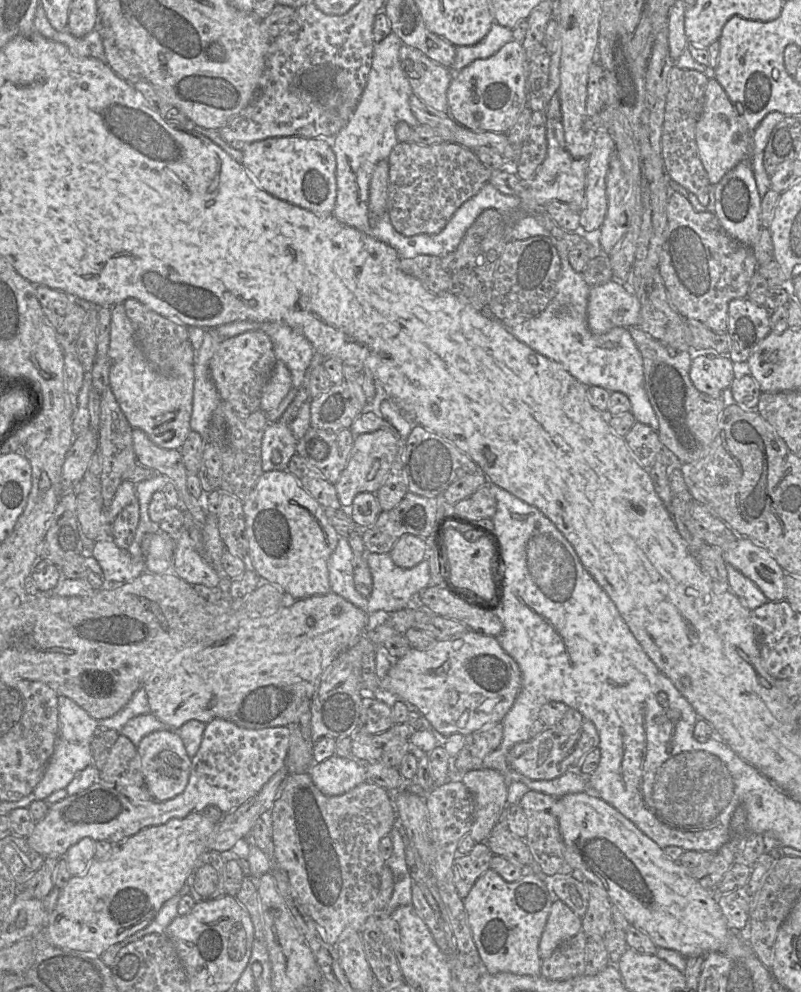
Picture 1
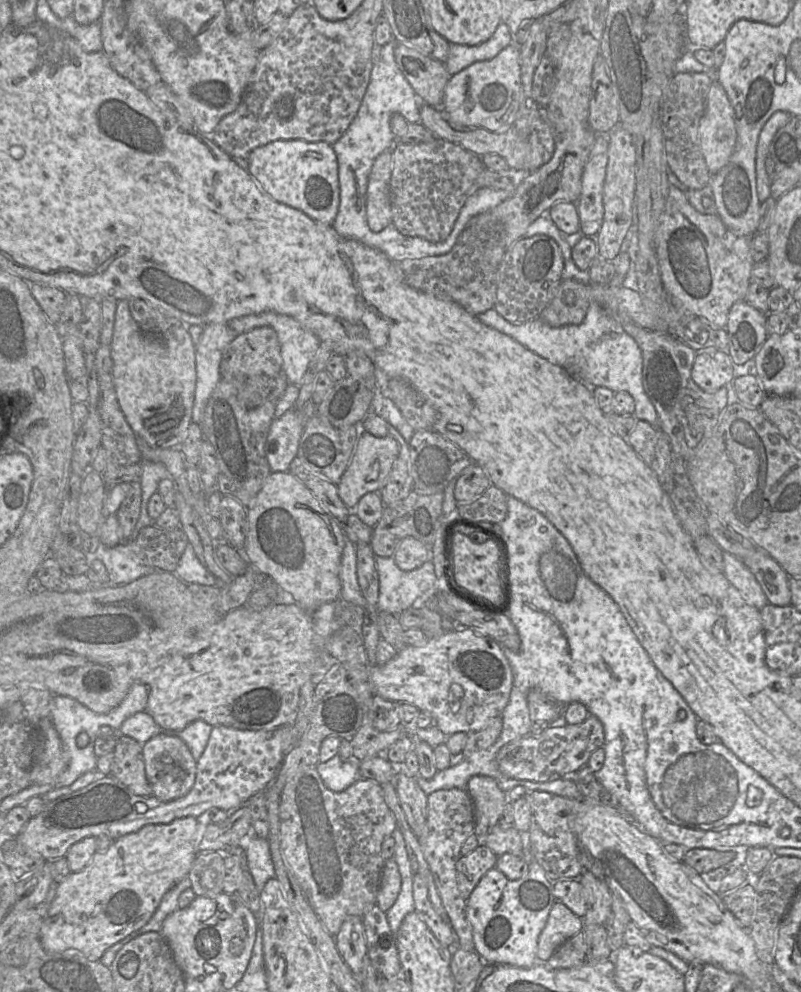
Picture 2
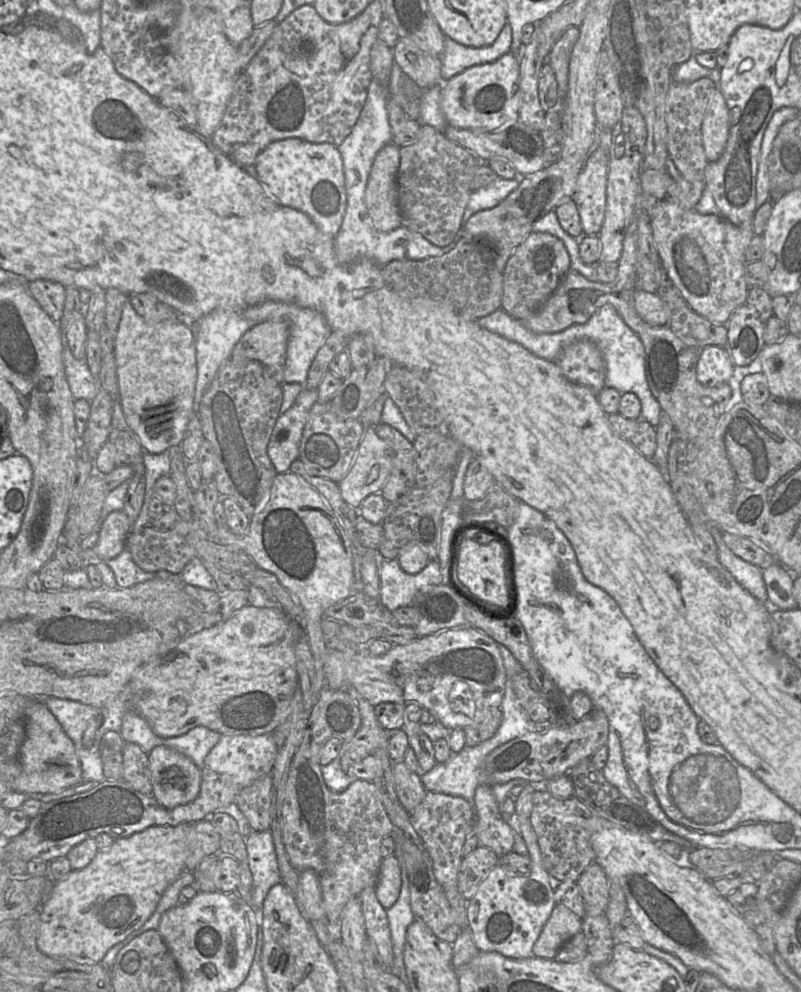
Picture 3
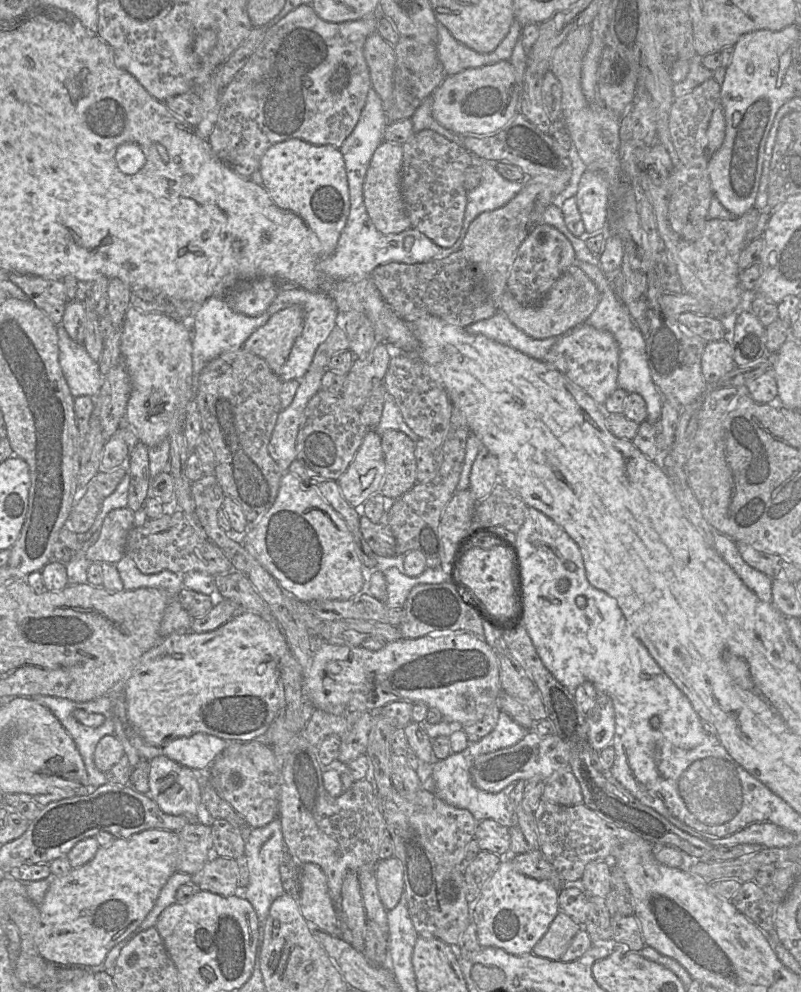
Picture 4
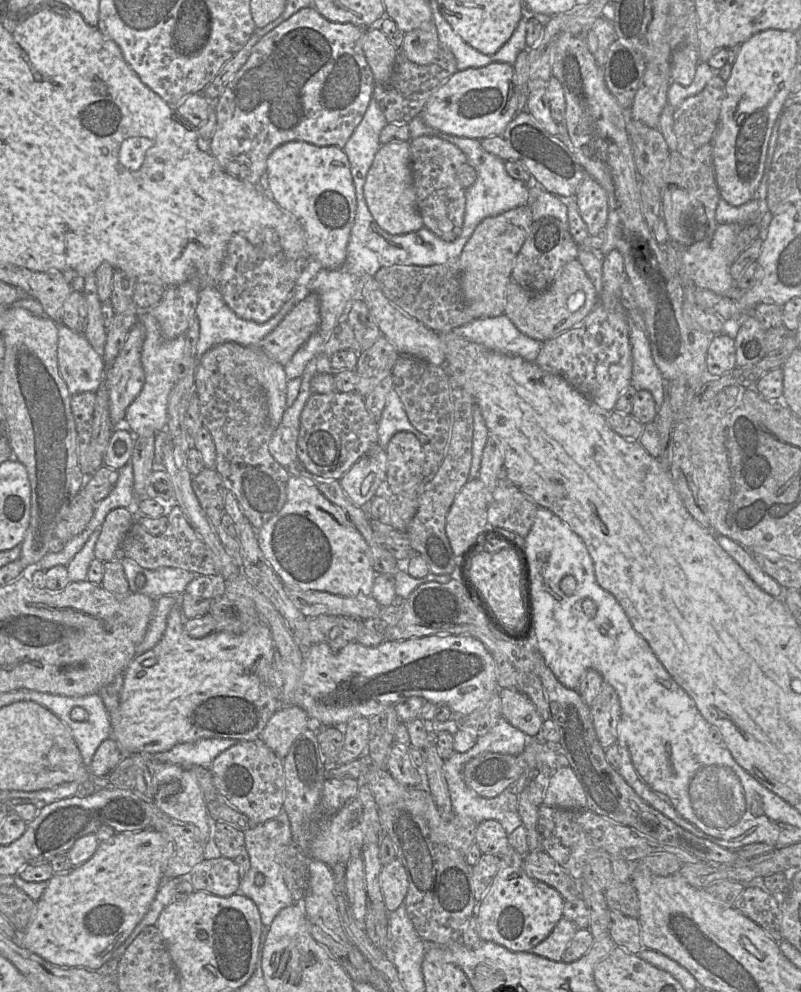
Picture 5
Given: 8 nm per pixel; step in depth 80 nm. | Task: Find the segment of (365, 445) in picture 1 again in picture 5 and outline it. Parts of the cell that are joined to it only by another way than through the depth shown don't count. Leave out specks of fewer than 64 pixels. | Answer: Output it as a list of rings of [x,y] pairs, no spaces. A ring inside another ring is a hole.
[[[377,444],[363,455],[339,480],[339,484],[356,506],[371,501],[386,479],[386,453]]]

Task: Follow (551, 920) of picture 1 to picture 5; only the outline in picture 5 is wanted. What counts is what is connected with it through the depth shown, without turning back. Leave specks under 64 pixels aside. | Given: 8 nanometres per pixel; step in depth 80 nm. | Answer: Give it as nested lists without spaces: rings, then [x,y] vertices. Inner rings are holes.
[[[562,917],[550,934],[531,949],[531,952],[552,961],[561,961],[577,930],[570,920]]]

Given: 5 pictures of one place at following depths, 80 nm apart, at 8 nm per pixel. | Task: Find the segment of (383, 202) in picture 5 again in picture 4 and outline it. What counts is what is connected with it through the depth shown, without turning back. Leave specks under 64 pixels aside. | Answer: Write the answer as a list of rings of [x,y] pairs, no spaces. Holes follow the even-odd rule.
[[[383,141],[374,151],[363,183],[363,199],[369,218],[383,234],[400,233],[411,228],[401,193],[402,144]]]

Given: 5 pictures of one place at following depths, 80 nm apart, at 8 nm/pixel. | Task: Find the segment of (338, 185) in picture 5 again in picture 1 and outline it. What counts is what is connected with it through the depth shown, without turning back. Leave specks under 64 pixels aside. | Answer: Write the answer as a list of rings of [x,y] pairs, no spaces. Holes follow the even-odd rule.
[[[266,138],[242,149],[242,165],[268,194],[317,215],[332,214],[336,201],[336,160],[328,138]]]

